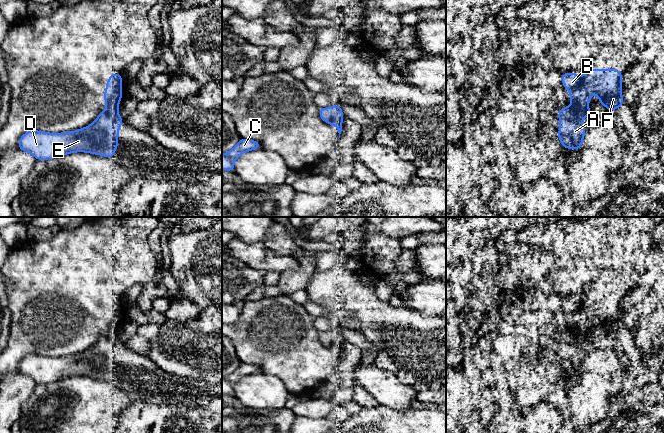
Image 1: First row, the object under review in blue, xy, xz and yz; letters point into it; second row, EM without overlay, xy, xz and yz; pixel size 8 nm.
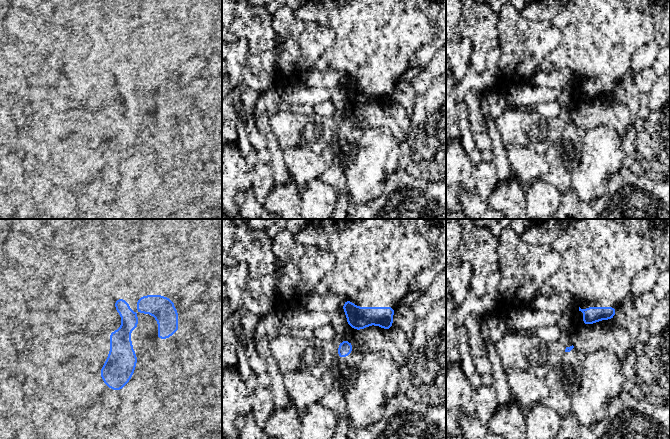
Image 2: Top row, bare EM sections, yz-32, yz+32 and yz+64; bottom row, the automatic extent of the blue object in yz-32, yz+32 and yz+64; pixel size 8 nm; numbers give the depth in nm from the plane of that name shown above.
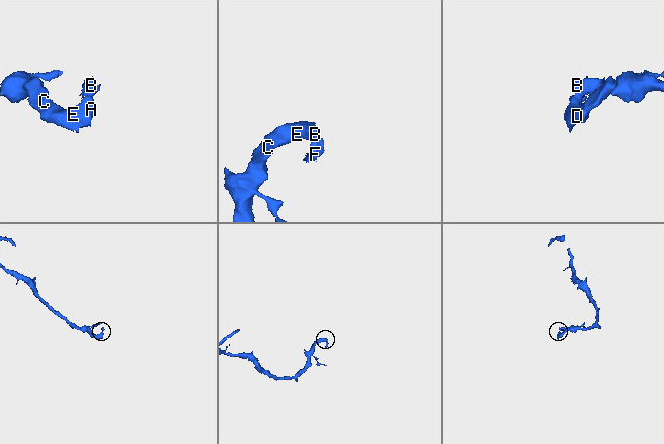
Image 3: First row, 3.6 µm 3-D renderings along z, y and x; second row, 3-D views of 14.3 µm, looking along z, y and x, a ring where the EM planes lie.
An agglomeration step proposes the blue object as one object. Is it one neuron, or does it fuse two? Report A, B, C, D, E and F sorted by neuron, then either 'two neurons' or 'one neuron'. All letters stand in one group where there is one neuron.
groups A C D E / B F; two neurons

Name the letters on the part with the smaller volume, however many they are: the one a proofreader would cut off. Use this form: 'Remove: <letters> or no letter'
Remove: B, F

